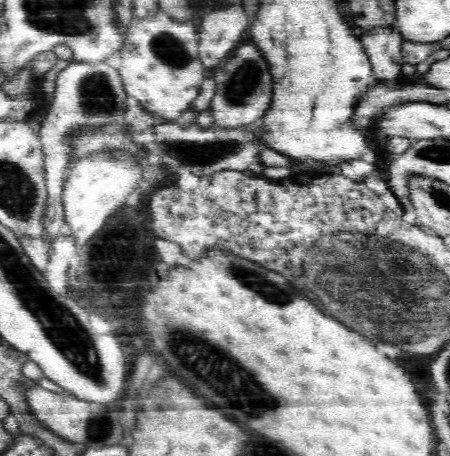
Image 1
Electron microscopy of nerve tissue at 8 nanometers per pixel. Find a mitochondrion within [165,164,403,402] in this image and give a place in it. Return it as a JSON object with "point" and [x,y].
{"point":[274,292]}

